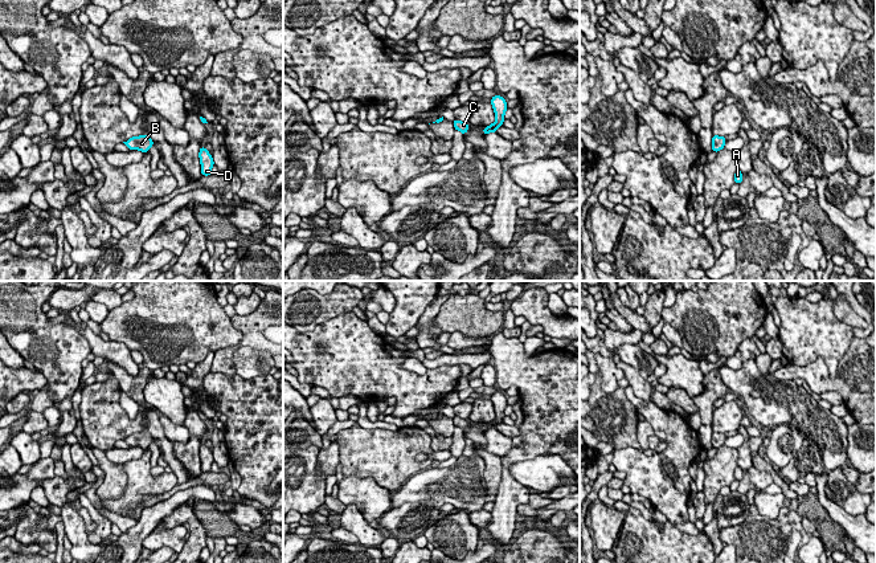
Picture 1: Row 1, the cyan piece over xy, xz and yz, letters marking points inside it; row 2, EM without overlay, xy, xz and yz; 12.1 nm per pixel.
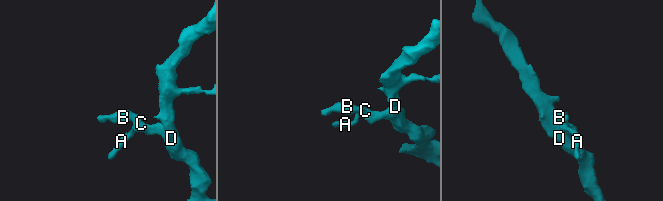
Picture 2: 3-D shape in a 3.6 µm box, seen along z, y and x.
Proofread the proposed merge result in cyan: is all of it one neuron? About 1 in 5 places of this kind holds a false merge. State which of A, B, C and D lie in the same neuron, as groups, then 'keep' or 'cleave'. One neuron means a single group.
groups A B C D; keep

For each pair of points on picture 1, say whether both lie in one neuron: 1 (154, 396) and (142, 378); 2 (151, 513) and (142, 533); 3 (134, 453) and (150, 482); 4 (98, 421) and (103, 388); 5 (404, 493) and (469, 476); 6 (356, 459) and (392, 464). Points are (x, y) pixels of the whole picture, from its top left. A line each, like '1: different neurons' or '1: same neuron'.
1: different neurons
2: same neuron
3: different neurons
4: same neuron
5: same neuron
6: same neuron

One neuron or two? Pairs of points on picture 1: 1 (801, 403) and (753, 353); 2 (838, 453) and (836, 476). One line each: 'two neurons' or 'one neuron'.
1: two neurons
2: two neurons

